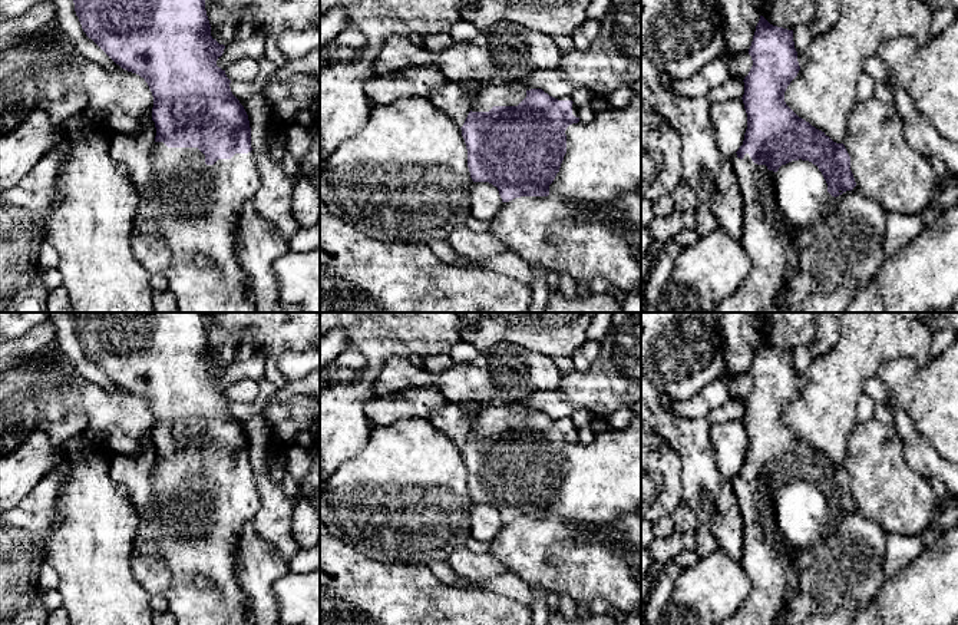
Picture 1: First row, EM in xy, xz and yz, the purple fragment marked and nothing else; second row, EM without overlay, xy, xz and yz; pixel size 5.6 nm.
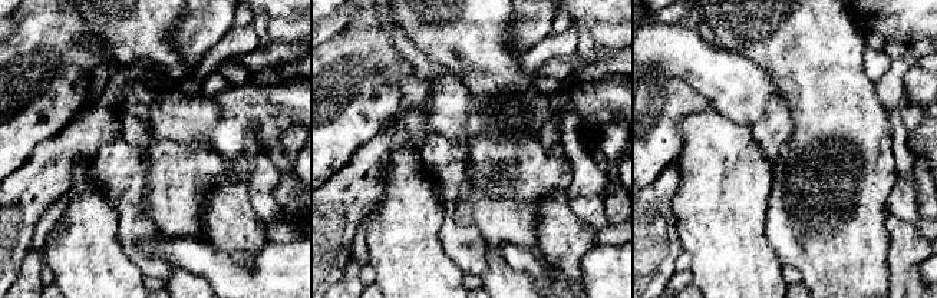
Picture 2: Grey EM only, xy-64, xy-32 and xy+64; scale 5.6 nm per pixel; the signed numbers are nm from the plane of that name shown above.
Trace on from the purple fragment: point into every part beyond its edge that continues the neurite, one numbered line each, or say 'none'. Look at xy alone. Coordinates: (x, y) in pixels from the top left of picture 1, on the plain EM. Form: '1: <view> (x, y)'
1: xy (195, 528)

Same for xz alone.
1: xz (491, 416)

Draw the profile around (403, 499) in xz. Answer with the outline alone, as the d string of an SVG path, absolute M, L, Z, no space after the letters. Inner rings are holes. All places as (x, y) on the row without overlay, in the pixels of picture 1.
M412 417L374 427L363 450L331 474L320 496L320 520L334 538L373 560L429 566L465 546L470 538L472 503L462 450L429 419Z

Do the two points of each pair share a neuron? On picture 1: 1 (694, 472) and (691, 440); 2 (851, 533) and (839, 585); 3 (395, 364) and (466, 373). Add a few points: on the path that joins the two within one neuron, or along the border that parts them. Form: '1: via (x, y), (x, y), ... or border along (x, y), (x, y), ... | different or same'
1: via (694, 465), (694, 447) | same
2: via (851, 546), (848, 572) | same
3: via (412, 376), (449, 379) | same

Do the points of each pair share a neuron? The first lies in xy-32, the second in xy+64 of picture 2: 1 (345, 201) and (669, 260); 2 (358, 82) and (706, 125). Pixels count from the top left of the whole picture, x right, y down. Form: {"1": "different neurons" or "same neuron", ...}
{"1": "same neuron", "2": "different neurons"}

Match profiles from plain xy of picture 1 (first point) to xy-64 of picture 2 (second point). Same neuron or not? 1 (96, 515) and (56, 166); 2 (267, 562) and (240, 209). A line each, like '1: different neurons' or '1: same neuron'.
1: different neurons
2: same neuron

